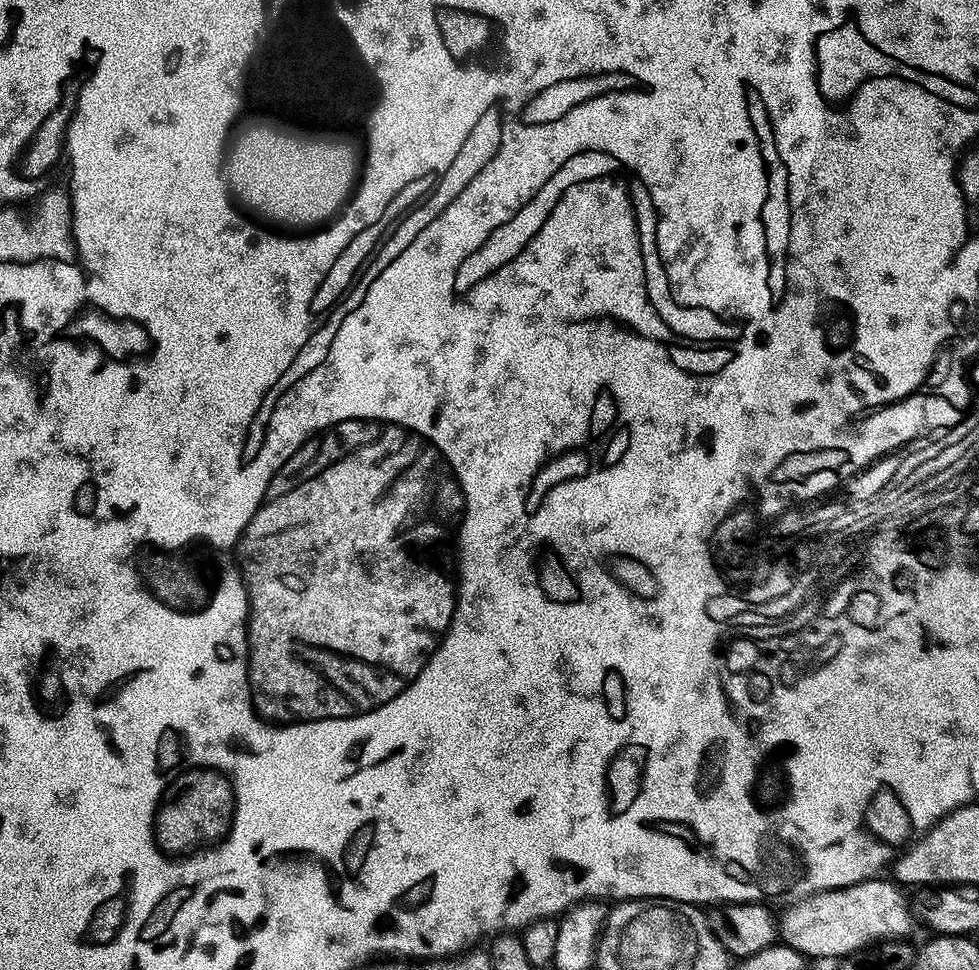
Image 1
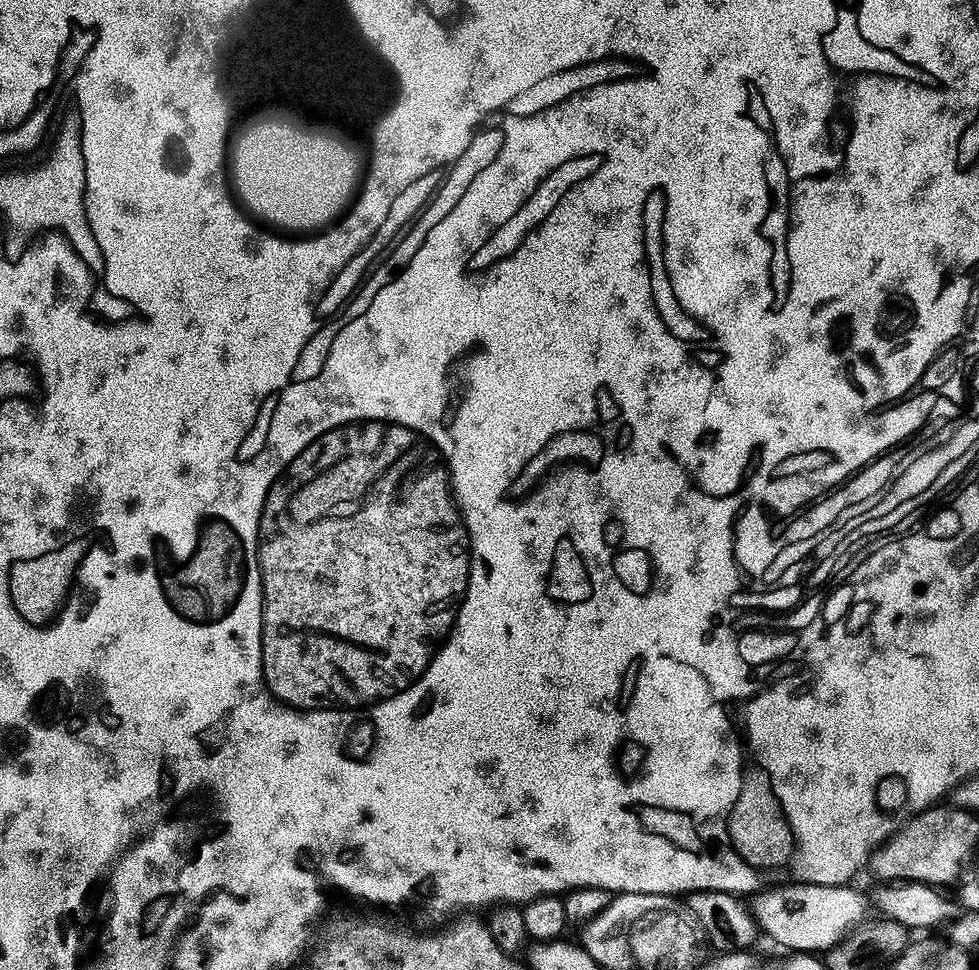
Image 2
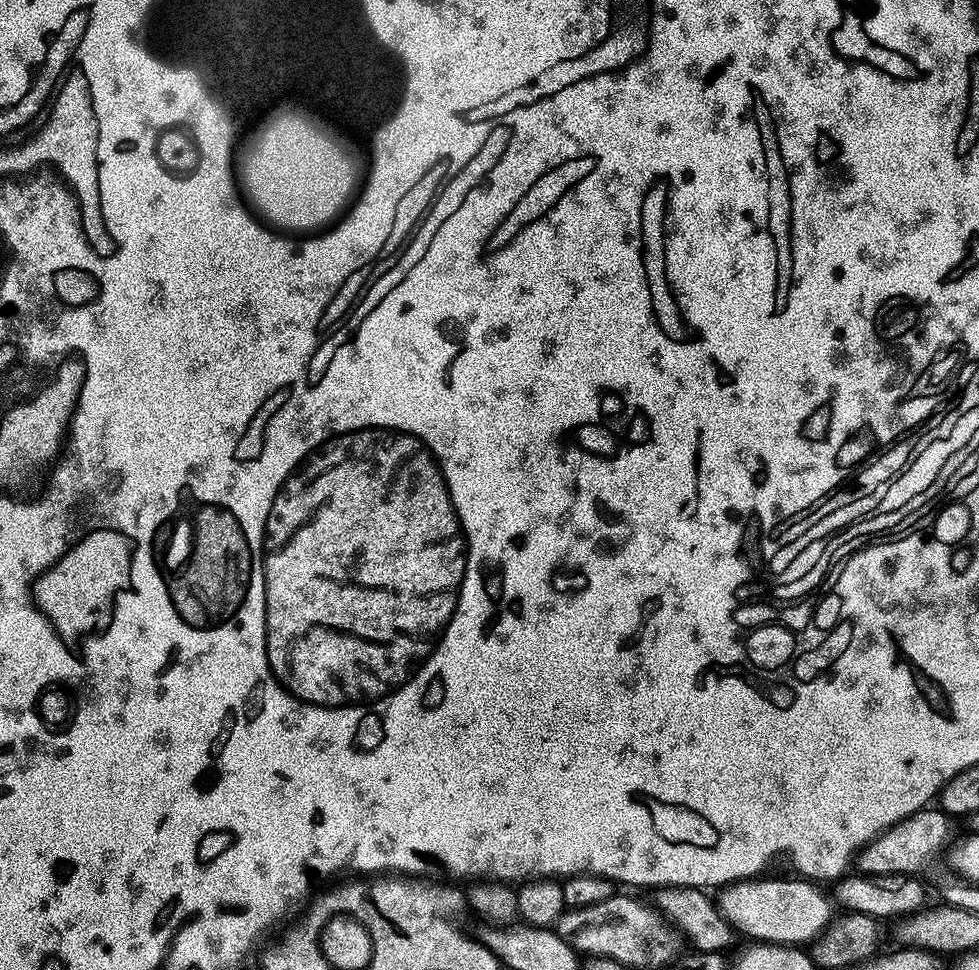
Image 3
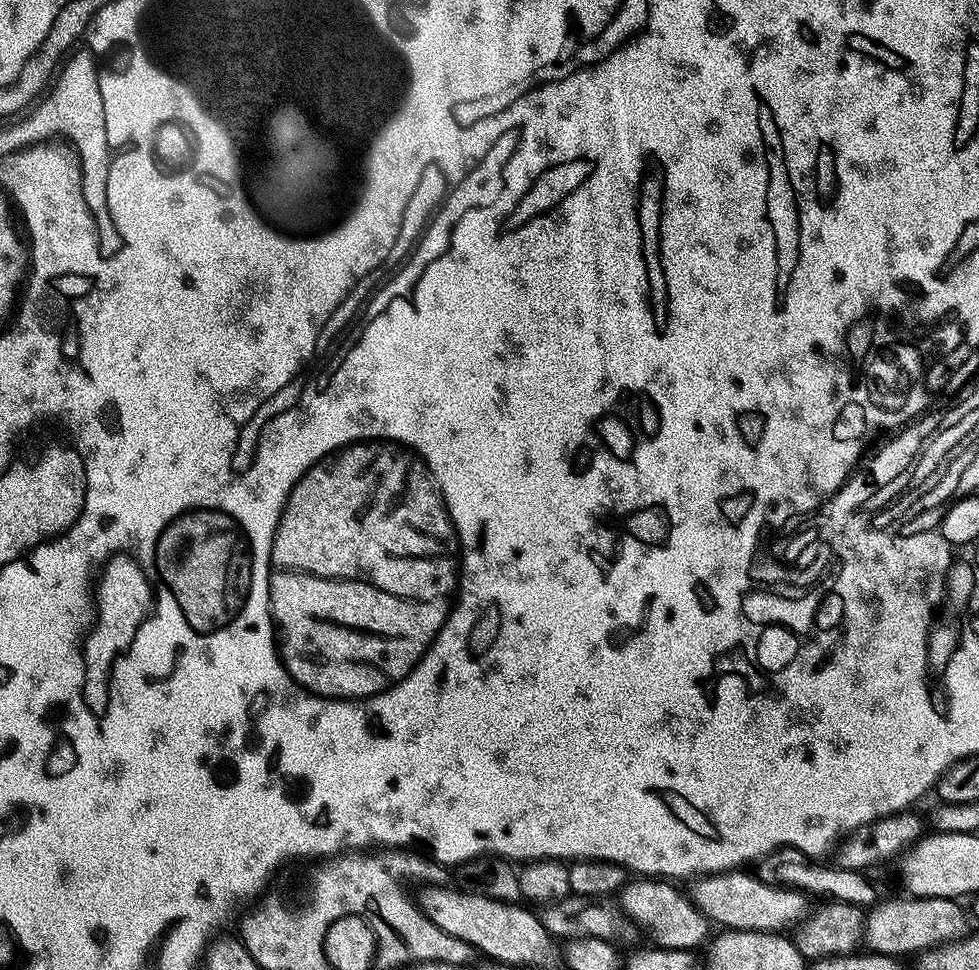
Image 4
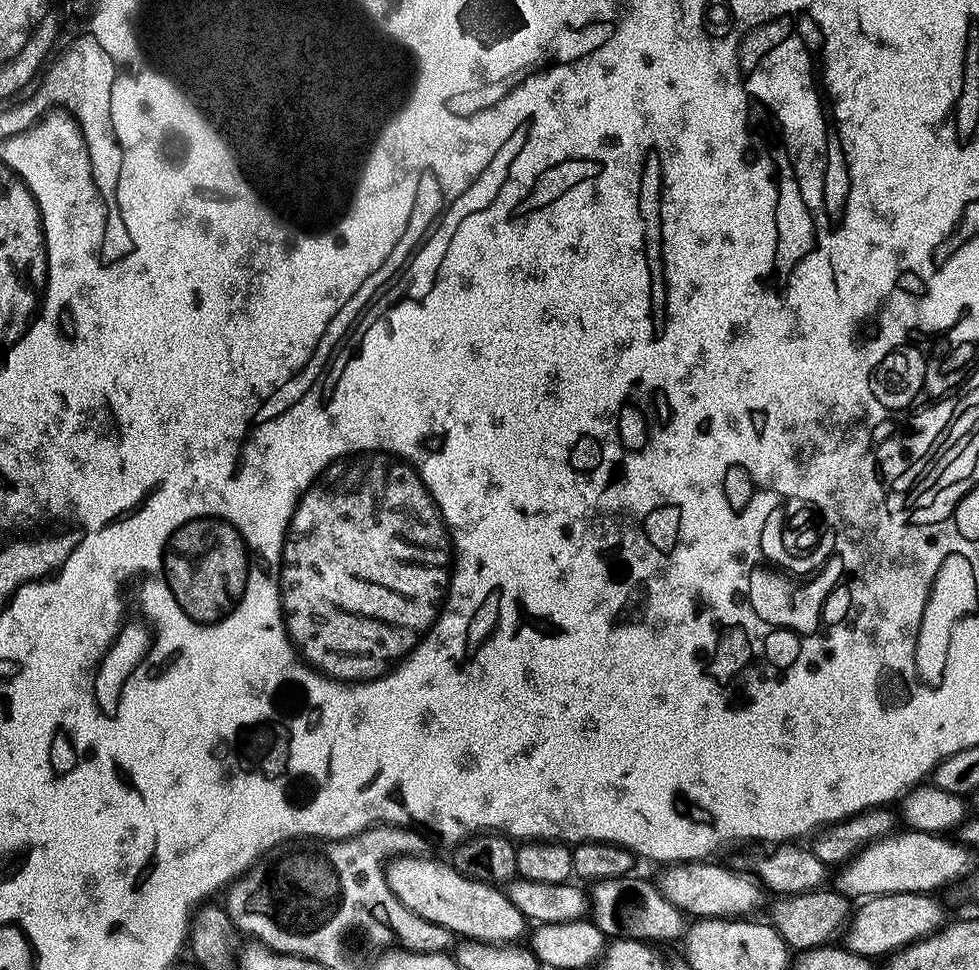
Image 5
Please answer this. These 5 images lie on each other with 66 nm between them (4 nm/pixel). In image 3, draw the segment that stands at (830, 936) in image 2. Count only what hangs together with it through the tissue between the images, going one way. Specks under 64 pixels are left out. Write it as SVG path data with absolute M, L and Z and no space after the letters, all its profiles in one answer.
M804 878L796 880L737 880L718 892L720 912L731 922L737 933L745 932L753 941L766 944L804 946L819 936L833 919L834 904L819 892L815 883Z

